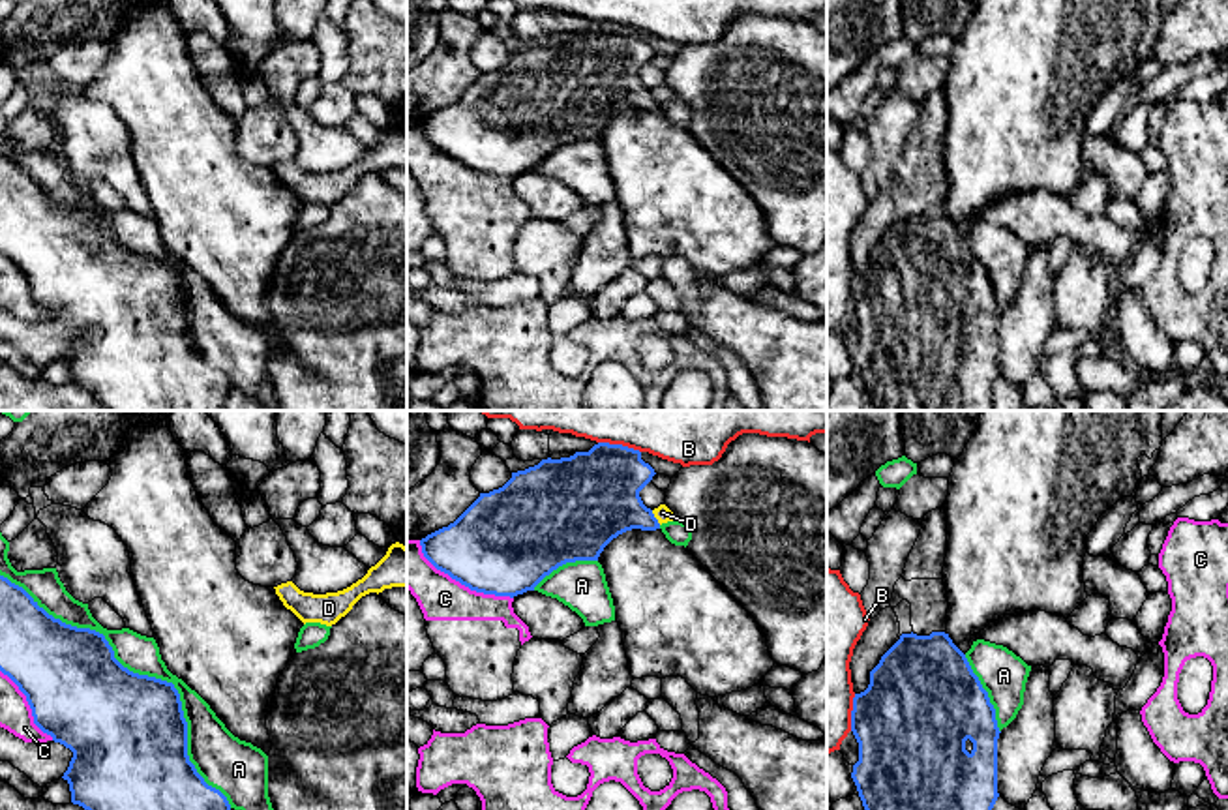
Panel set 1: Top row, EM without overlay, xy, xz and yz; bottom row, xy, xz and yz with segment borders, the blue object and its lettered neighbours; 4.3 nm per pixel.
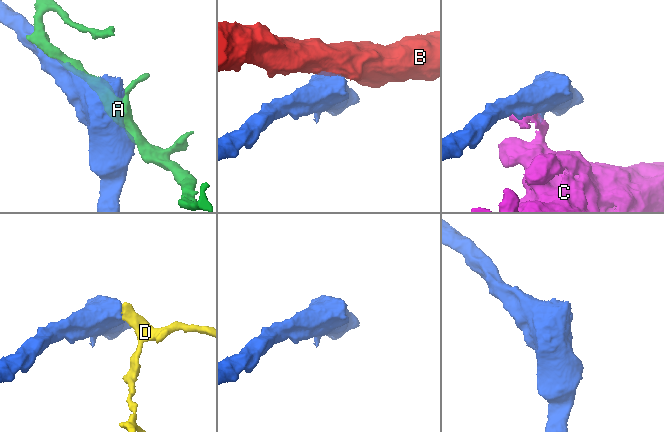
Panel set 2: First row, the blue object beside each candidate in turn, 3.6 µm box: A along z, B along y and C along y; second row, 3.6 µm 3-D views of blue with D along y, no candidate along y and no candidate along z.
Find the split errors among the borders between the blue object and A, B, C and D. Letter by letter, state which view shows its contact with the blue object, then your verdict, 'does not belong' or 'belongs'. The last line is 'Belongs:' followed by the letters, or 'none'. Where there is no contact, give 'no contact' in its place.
A: meets blue in xy; does not belong
B: meets blue in xz; does not belong
C: meets blue in xz; does not belong
D: meets blue in xz; does not belong
Belongs: none

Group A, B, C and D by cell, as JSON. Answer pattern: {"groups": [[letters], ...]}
{"groups": [["A"], ["B"], ["C"], ["D"]]}

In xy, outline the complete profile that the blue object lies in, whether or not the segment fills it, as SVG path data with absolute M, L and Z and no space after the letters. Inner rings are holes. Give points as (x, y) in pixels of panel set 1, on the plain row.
M0 156L0 251L26 276L34 304L73 332L64 360L71 382L94 394L107 411L223 411L227 377L208 366L187 336L187 302L172 262L124 248L103 214L49 195L19 165Z

